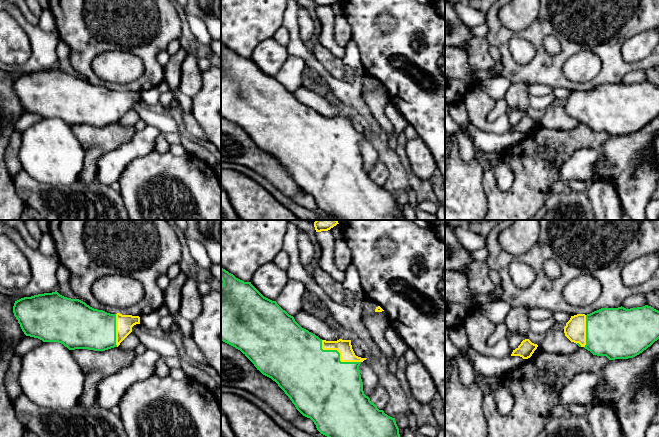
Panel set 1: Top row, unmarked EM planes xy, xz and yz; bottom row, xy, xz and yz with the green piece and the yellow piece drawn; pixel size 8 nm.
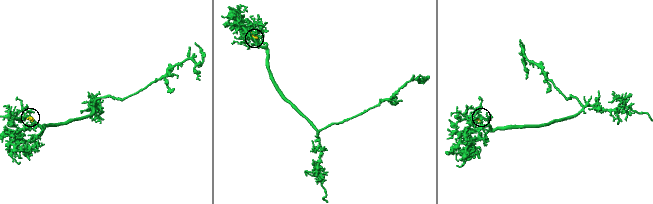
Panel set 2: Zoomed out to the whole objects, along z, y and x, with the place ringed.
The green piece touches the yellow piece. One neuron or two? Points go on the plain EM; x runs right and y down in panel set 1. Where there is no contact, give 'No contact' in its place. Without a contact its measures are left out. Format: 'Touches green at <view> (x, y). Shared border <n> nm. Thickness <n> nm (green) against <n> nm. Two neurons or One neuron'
Touches green at xz (339, 130). Shared border 360 nm. Thickness 440 nm (green) against 120 nm. One neuron

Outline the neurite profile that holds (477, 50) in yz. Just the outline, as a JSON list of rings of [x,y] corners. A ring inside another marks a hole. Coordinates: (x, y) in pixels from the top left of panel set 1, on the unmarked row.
[[[474,36],[469,43],[463,47],[457,47],[463,49],[468,56],[468,63],[478,71],[492,70],[494,67],[494,62],[492,57],[489,54],[489,44],[484,37]]]

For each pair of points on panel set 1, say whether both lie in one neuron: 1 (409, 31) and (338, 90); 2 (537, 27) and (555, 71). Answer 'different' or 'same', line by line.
1: different
2: same

